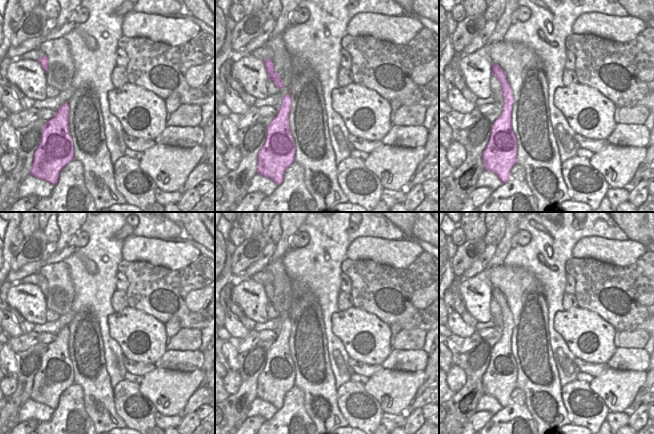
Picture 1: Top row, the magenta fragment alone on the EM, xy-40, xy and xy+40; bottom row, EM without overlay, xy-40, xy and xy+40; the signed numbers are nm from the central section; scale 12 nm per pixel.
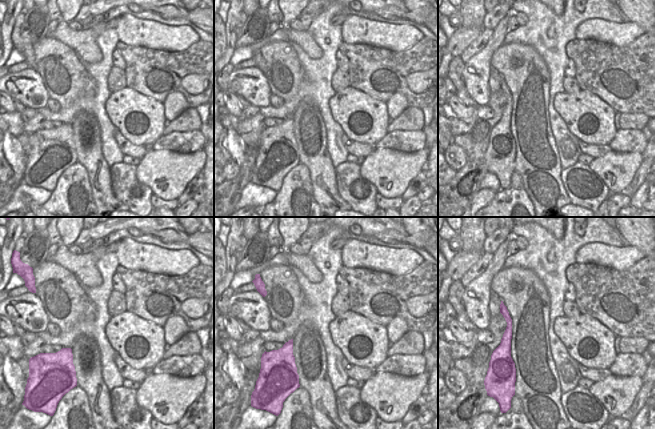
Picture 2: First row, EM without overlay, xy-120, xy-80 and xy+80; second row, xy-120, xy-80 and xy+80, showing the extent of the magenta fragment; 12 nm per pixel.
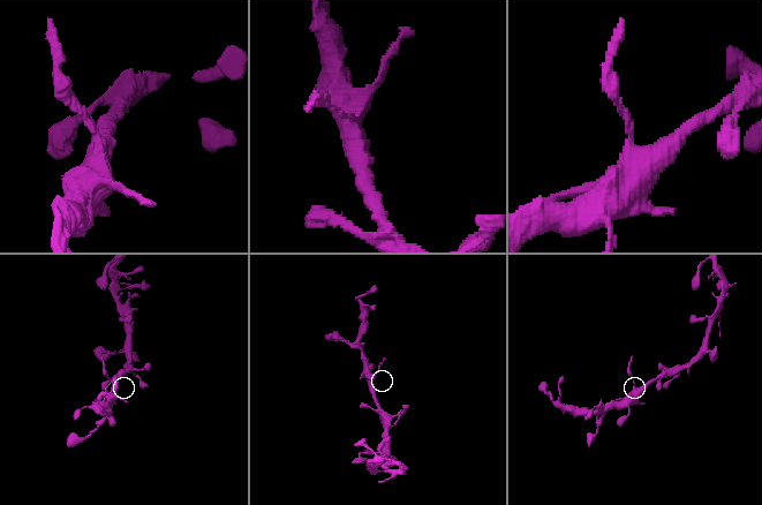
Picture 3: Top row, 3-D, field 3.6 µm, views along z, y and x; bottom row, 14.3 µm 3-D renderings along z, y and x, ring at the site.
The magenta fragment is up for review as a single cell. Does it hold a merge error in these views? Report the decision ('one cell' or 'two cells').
two cells

